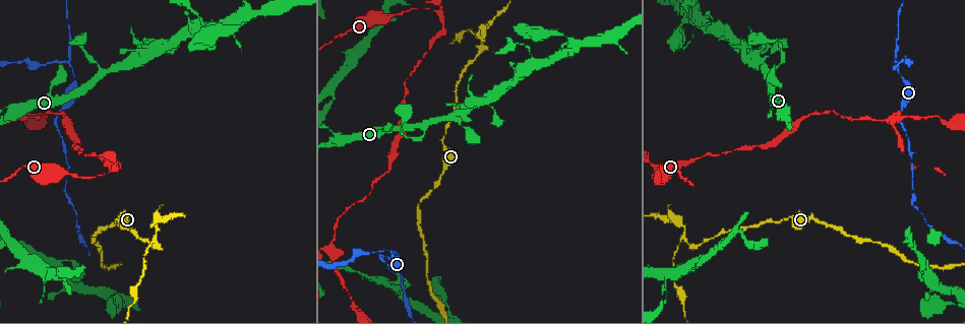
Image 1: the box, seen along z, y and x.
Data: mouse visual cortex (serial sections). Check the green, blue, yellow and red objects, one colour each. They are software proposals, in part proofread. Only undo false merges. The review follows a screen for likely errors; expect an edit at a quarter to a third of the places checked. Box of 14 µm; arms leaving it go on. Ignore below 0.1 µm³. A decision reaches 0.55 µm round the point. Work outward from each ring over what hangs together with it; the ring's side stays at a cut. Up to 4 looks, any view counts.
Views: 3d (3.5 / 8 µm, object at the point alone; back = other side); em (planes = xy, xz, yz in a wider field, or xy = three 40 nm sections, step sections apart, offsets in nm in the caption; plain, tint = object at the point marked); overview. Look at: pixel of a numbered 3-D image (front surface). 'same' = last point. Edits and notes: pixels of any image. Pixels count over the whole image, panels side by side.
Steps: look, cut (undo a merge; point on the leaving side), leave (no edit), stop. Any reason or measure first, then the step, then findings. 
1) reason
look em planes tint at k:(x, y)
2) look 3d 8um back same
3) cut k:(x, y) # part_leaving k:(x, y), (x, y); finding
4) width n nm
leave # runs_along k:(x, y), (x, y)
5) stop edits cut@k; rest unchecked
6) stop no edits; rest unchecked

three arms meet
look 3d 8um at 1:(482, 43)

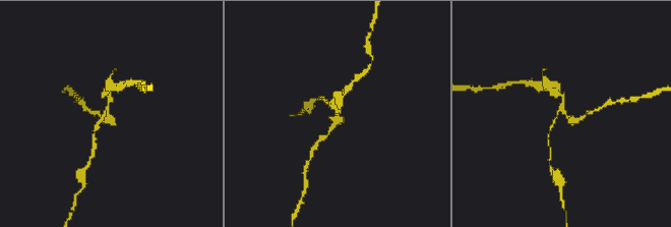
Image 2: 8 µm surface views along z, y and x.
arms 3; arm_widths 150, 150, 250 nm
look em planes tint at 2:(338, 110)

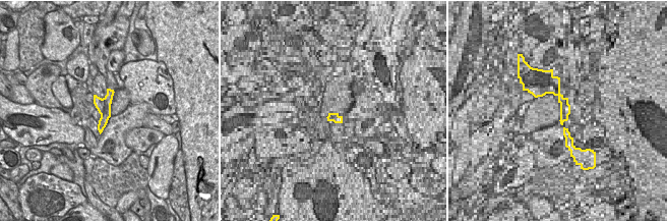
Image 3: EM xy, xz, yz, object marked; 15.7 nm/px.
cut 2:(97, 126) # border 3:(103, 98), (104, 111), (101, 114); two cells meet here

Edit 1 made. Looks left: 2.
sudden change in width
look 3d 3.5um back at 1:(68, 174)

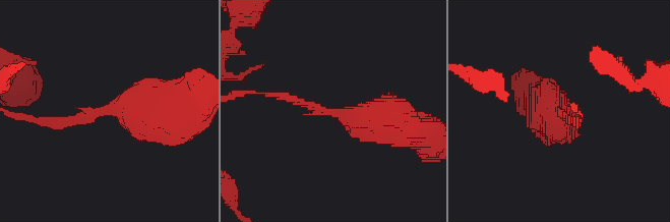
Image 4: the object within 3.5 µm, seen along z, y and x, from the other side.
arm_widths 150, 700 nm
look em xy step 5 tint at 4:(559, 107)

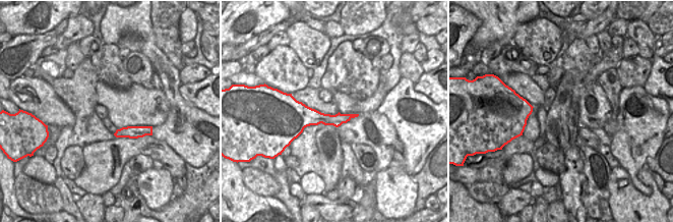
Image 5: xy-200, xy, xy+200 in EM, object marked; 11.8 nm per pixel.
leave # all the same cell

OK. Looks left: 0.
stop edits cut@2; rest unchecked

